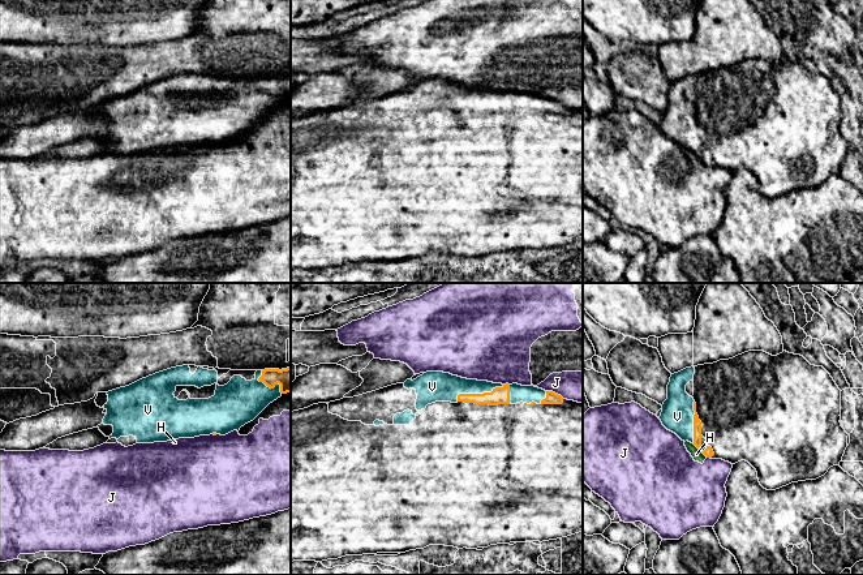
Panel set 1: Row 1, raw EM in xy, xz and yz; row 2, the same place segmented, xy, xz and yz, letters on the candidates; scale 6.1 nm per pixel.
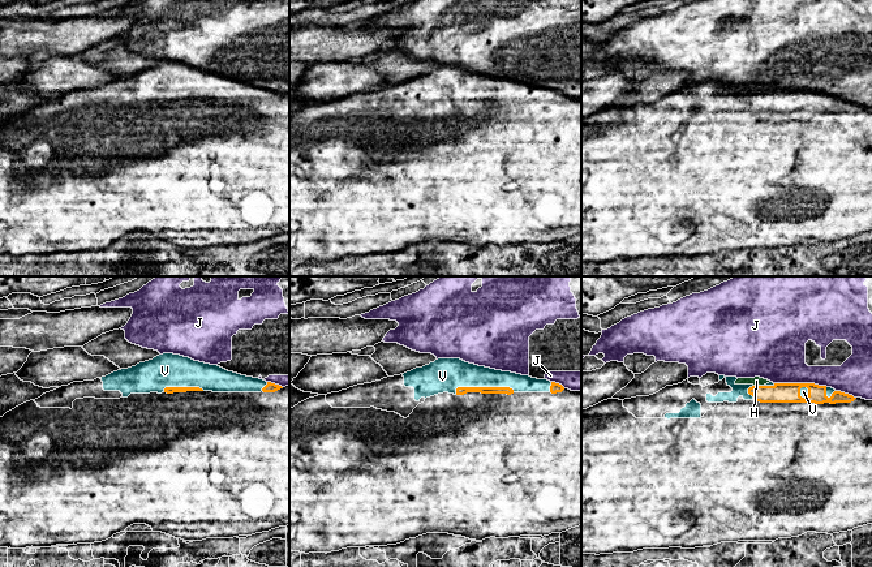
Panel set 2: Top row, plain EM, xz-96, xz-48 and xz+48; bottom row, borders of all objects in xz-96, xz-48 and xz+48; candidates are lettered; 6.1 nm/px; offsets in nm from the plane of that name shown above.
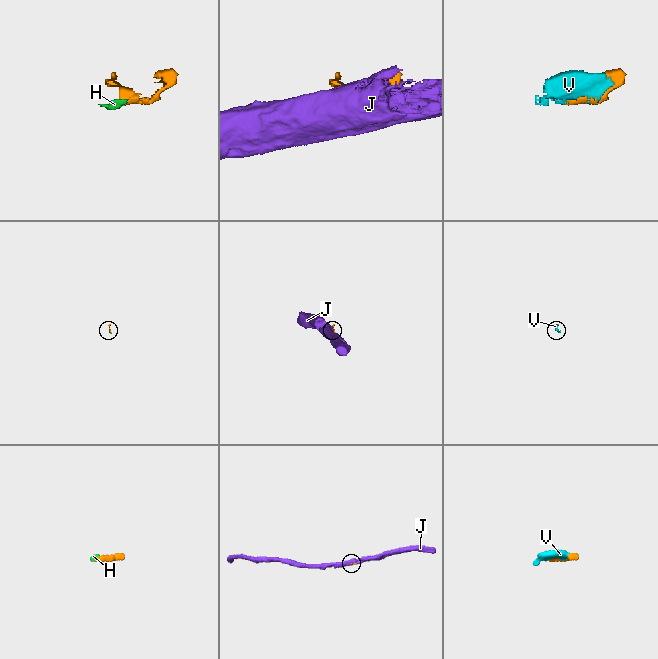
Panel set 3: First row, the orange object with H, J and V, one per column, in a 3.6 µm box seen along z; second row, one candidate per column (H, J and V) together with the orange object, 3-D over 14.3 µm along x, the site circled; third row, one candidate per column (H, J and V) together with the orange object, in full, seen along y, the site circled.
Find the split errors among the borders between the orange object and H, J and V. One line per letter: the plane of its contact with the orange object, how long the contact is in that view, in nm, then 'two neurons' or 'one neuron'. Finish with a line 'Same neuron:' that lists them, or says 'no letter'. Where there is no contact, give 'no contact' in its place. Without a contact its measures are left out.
H: meets orange in yz; contact 130 nm long; two neurons
J: meets orange in xz; contact 120 nm long; two neurons
V: meets orange in xz; contact 320 nm long; one neuron
Same neuron: V

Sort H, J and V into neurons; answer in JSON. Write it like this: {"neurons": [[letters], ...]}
{"neurons": [["H", "J"], ["V"]]}

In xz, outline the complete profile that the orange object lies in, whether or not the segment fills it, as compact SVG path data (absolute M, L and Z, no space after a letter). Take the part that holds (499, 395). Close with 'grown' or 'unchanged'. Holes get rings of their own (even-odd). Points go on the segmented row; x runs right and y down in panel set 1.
M426 372L404 383L291 412L291 562L405 553L429 545L477 549L497 544L542 542L579 532L583 532L583 403L534 386L502 385Z | grown

